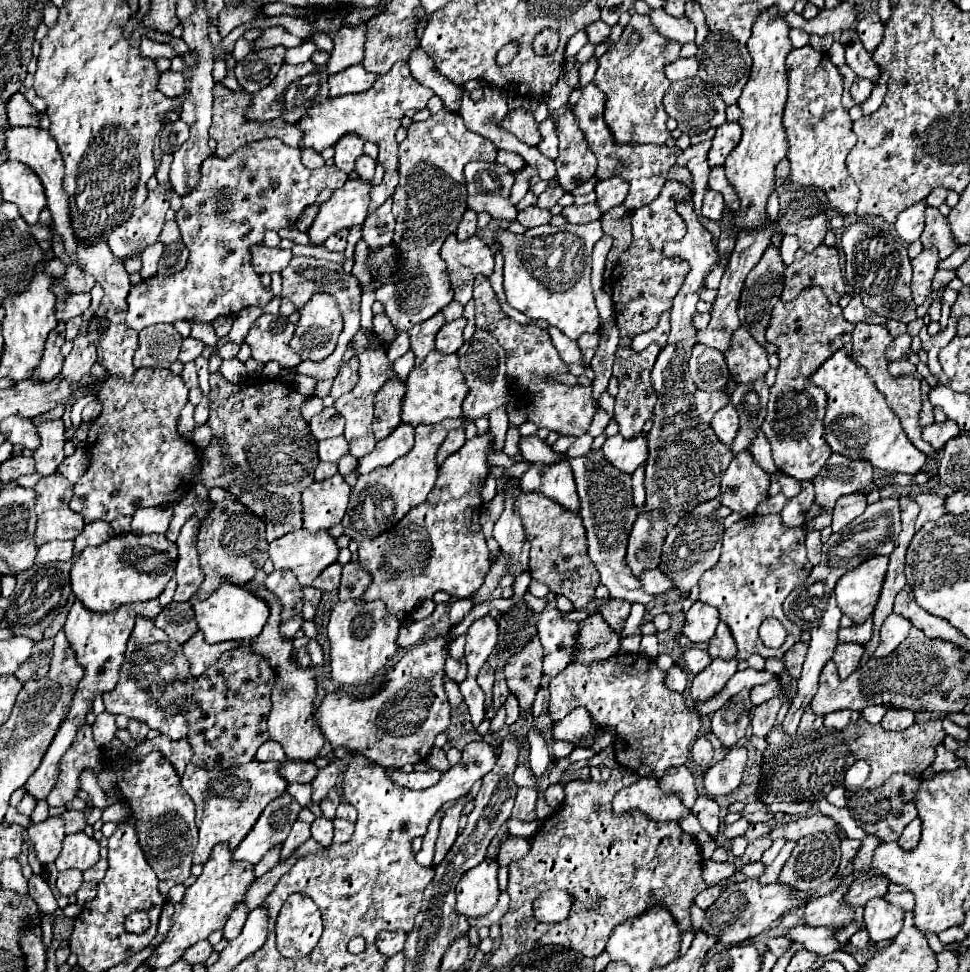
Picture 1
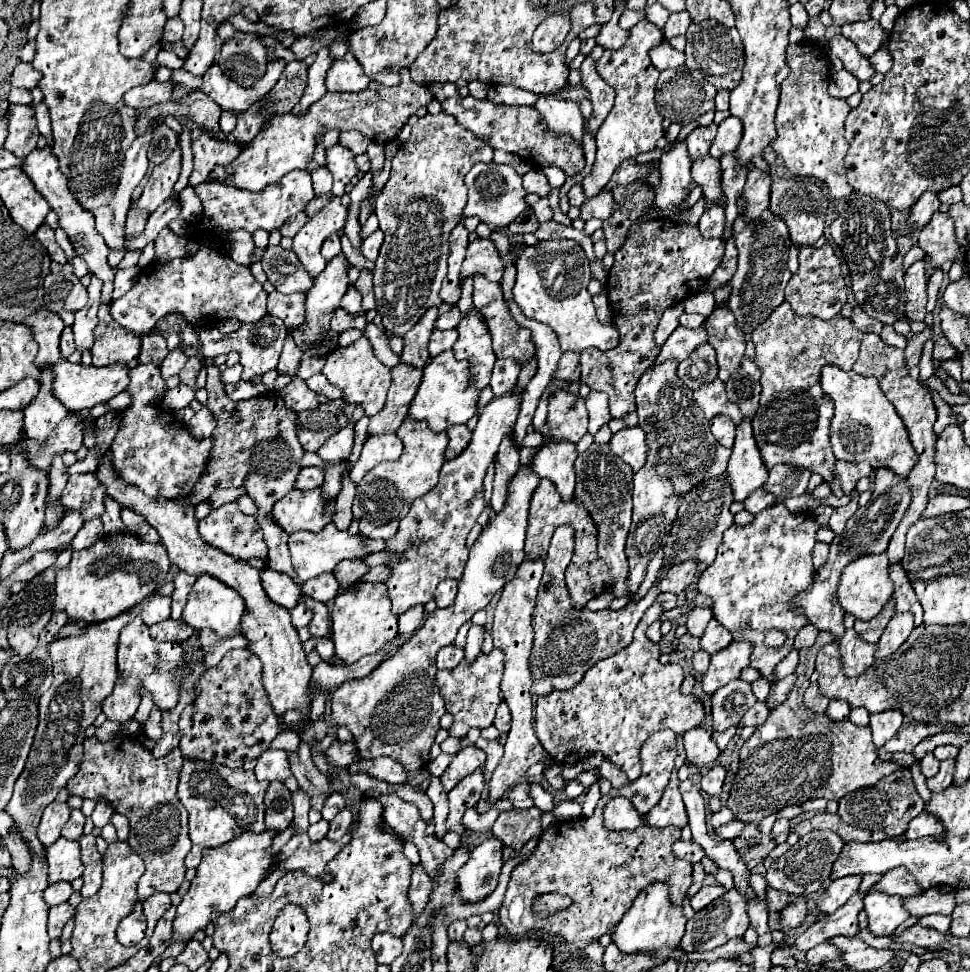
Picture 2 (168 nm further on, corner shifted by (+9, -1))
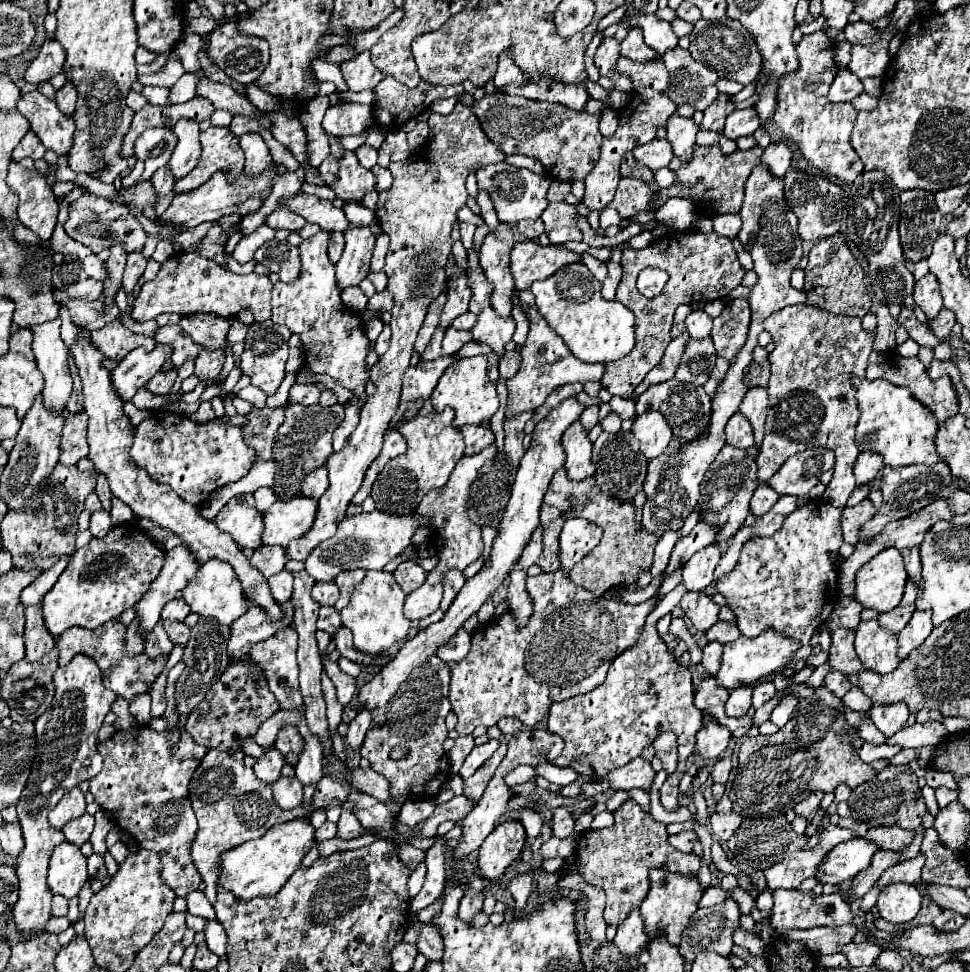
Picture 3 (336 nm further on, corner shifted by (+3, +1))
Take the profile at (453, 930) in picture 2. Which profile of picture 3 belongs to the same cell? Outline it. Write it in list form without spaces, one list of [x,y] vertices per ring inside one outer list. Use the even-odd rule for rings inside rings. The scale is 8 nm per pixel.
[[[470,890],[470,894],[464,894],[462,902],[460,902],[460,920],[462,922],[470,922],[474,914],[478,914],[482,910],[482,902],[484,902],[484,892],[482,894],[474,894],[474,890]]]

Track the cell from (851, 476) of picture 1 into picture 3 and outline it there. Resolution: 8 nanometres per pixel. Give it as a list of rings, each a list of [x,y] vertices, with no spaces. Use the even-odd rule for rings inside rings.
[[[860,452],[858,454],[858,460],[854,464],[854,476],[856,476],[856,486],[862,486],[862,484],[868,484],[876,478],[876,474],[884,468],[884,462],[882,462],[882,454],[876,454],[876,452]]]

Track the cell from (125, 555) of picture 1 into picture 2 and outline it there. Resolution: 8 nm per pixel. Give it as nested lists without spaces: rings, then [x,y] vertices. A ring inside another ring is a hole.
[[[132,534],[106,536],[94,546],[74,552],[70,564],[58,570],[54,612],[64,610],[70,620],[86,624],[114,618],[162,586],[166,582],[168,570],[170,562],[162,544],[148,544]]]

